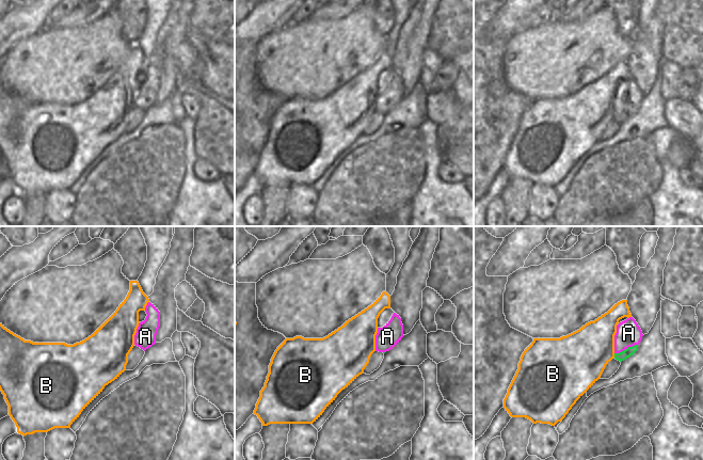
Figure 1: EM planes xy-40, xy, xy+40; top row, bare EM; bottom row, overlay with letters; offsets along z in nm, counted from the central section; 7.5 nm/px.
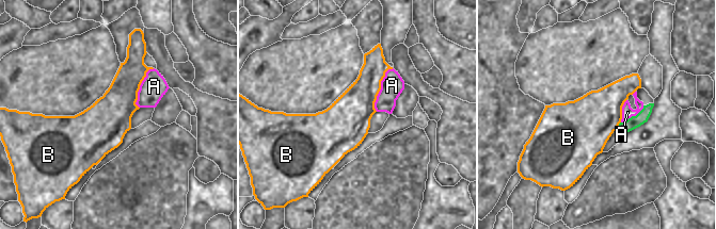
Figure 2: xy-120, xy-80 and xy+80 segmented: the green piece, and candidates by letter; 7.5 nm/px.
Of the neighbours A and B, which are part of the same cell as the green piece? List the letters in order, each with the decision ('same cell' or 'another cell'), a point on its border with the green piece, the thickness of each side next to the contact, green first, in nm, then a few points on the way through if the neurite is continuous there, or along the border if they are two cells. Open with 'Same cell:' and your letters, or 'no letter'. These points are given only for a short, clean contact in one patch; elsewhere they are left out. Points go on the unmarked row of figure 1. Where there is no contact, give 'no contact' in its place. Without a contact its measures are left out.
Same cell: A
A: same cell; meets green in xy+40 at (625, 110); 70 nm thick on the green side, 190 nm on the other; runs through xy+40 (629, 112), (625, 110), (628, 94)
B: another cell; meets green in xy+40 at (614, 116); 70 nm thick on the green side, 380 nm on the other

